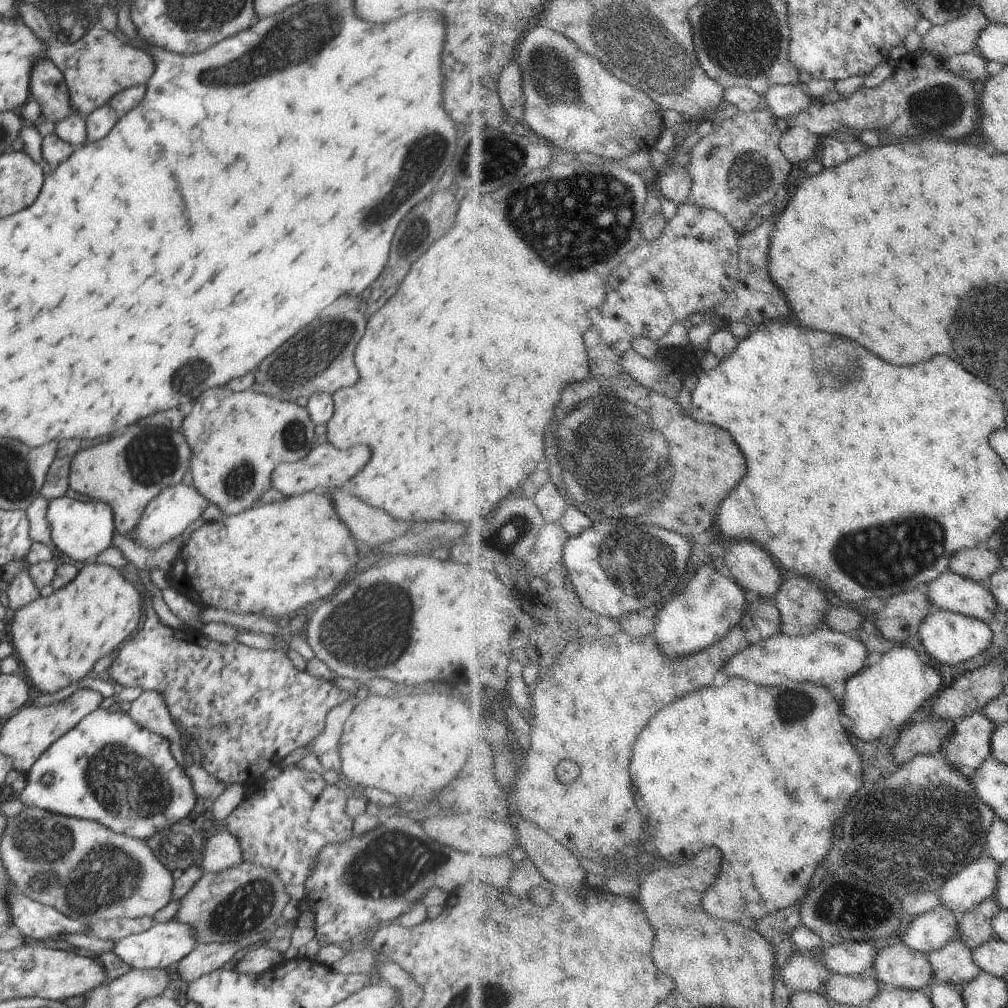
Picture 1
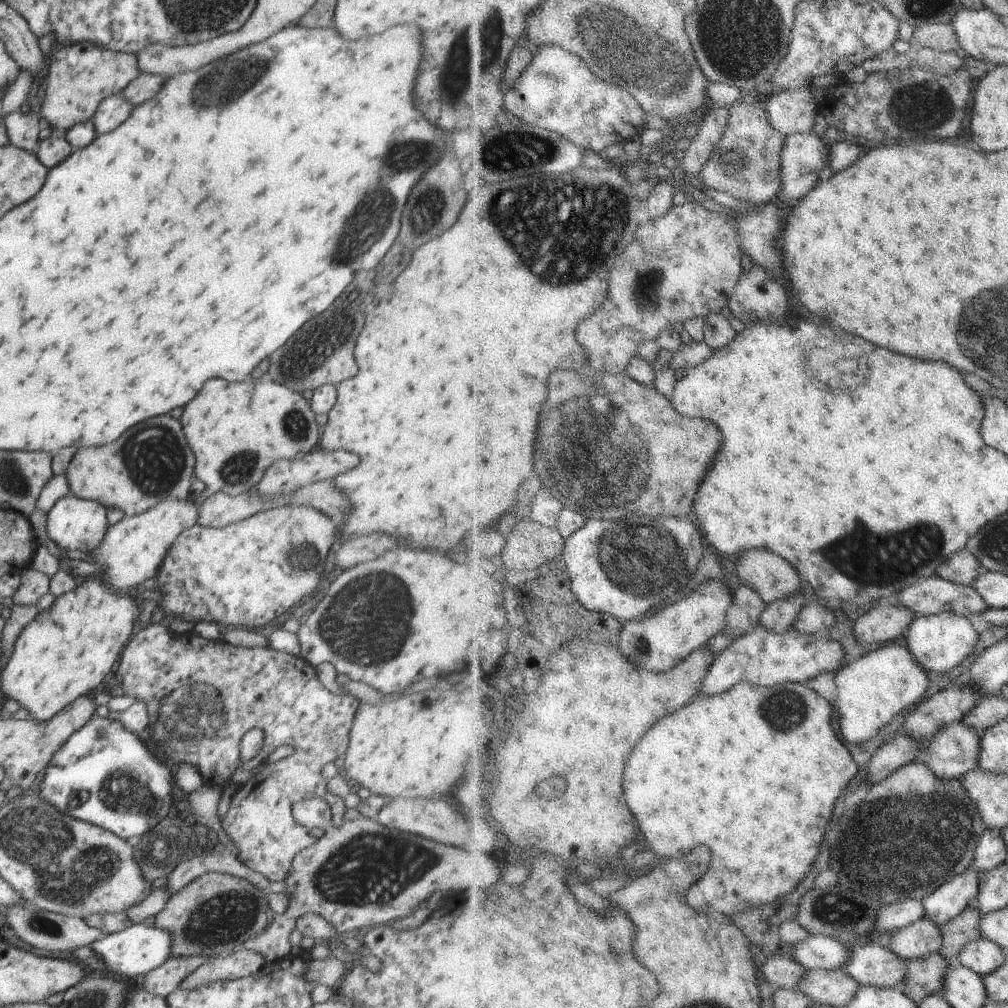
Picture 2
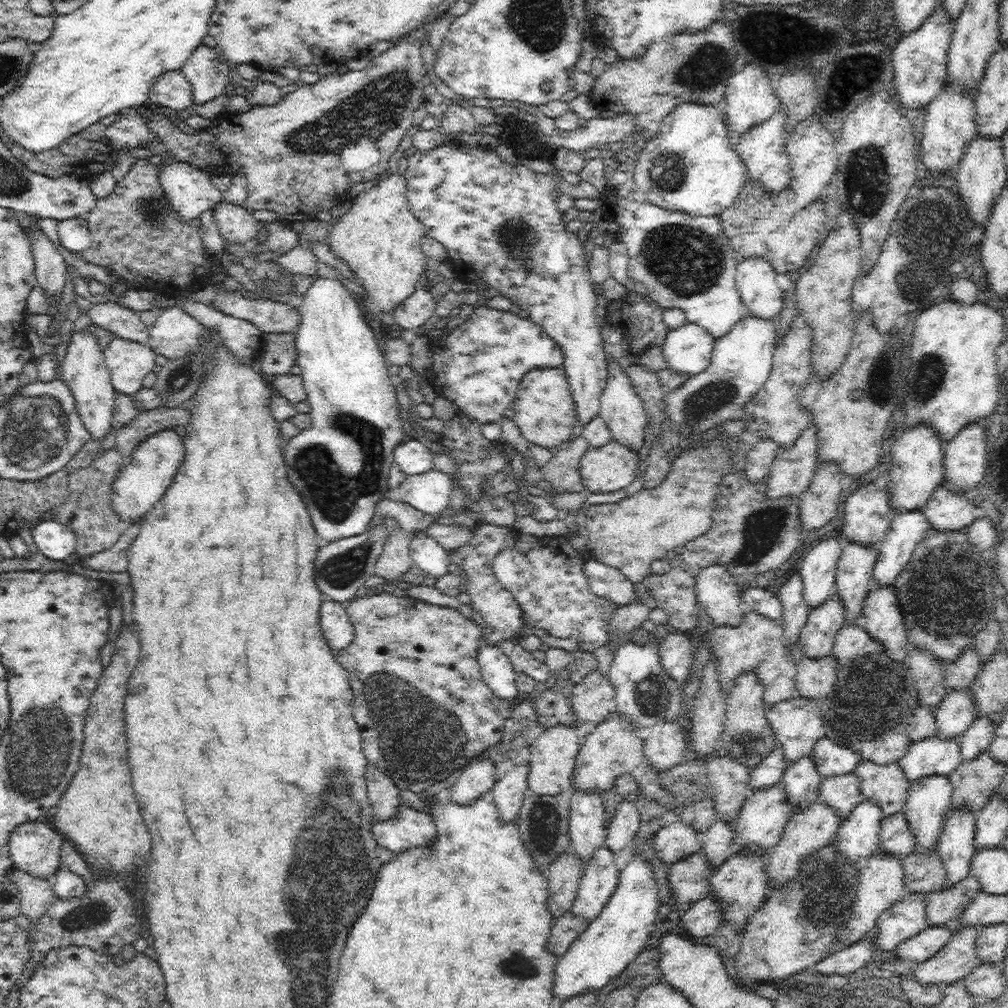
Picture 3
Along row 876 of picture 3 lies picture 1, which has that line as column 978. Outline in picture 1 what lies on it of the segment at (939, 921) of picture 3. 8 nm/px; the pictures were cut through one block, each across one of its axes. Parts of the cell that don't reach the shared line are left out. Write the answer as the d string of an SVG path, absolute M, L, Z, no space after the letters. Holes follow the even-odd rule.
M956 937L928 954L934 970L934 984L951 982L965 986L984 972L972 959L973 950Z

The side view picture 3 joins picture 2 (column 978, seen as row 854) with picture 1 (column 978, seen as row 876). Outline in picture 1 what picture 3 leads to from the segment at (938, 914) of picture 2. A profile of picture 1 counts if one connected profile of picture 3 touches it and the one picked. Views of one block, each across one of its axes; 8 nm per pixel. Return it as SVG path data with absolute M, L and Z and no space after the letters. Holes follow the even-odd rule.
M985 853L980 856L940 888L942 906L962 918L983 900L994 896L1000 867L1001 864L990 855Z

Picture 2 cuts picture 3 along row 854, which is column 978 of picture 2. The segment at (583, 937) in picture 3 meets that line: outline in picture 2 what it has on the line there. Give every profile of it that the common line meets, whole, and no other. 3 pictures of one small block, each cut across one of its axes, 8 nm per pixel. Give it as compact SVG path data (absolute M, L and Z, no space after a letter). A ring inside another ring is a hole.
M945 611L938 615L916 616L907 639L915 660L926 672L944 673L972 654L978 638L979 634L968 618Z

